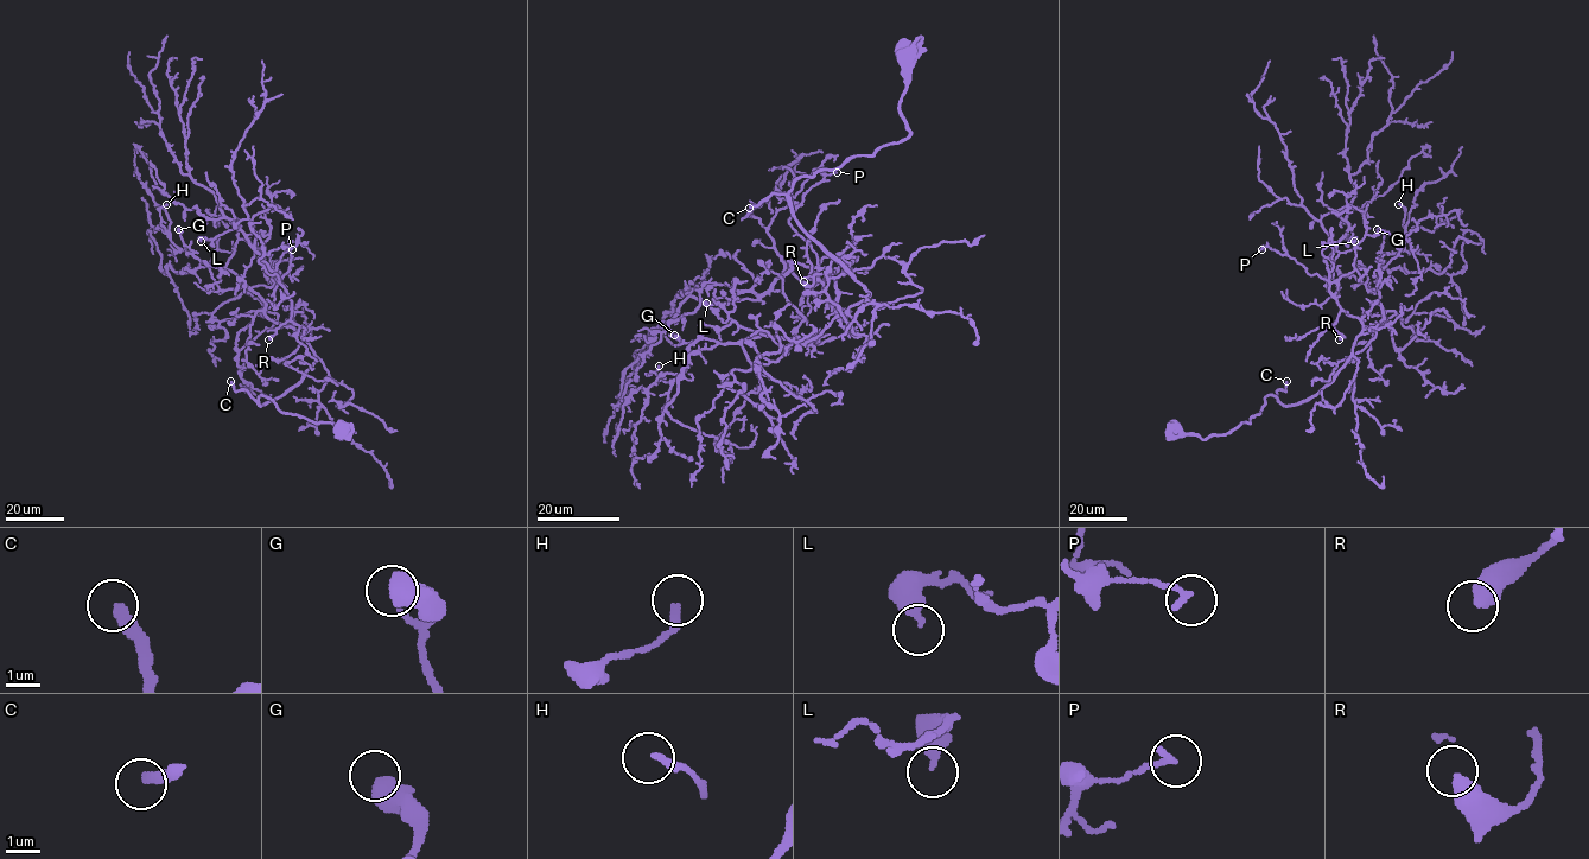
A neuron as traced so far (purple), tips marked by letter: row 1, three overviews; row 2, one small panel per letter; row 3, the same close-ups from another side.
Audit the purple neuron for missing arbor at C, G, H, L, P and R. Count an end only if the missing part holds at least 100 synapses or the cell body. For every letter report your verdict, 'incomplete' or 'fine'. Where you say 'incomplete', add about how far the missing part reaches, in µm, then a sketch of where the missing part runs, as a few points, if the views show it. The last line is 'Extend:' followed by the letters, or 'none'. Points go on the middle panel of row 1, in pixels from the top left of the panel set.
C: incomplete; about 180 µm are missing; missing branch runs (749, 208), (709, 230), (712, 258), (774, 253), (809, 310), (718, 272), (687, 285), (666, 261), (646, 279)
G: fine
H: fine
L: fine
P: fine
R: fine
Extend: C

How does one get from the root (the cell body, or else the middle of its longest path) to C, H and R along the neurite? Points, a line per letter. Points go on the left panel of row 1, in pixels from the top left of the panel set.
C: (341, 432), (341, 439), (337, 436), (341, 426), (283, 413), (271, 399), (261, 395), (256, 401), (230, 381)
H: (341, 432), (262, 395), (259, 403), (291, 389), (312, 349), (233, 272), (179, 249), (160, 223), (166, 204)
R: (341, 432), (262, 395), (259, 403), (284, 395), (315, 361), (292, 310), (268, 339)

